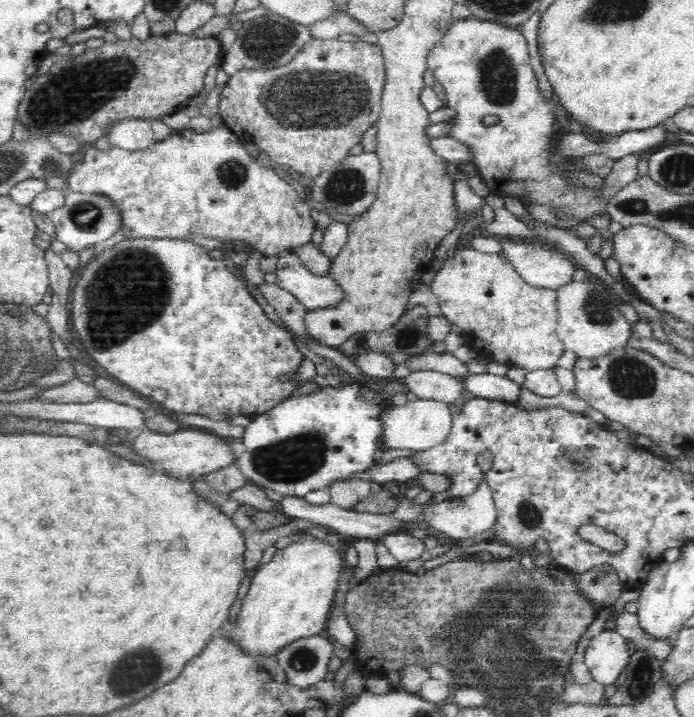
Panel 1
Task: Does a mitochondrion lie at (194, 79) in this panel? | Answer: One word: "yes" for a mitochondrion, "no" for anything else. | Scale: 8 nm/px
no

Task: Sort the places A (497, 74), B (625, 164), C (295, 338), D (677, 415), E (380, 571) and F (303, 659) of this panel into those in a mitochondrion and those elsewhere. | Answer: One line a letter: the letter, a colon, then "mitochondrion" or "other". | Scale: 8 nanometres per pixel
A: mitochondrion
B: other
C: other
D: other
E: other
F: mitochondrion

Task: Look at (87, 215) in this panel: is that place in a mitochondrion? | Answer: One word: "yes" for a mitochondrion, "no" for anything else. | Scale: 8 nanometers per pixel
yes

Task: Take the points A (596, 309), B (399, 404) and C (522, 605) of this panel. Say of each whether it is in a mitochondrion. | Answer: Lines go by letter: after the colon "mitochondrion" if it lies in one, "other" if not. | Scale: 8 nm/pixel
A: mitochondrion
B: other
C: mitochondrion

